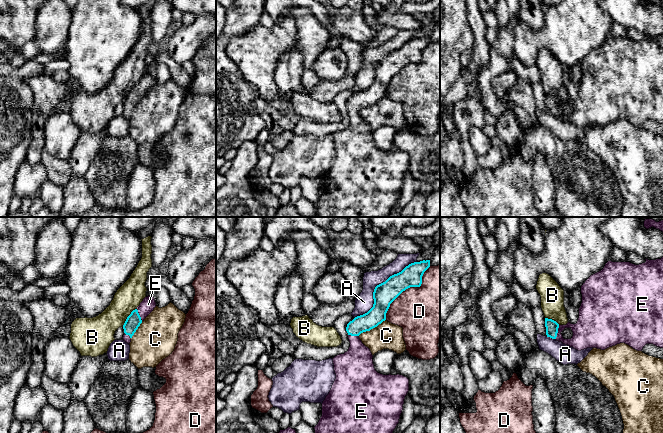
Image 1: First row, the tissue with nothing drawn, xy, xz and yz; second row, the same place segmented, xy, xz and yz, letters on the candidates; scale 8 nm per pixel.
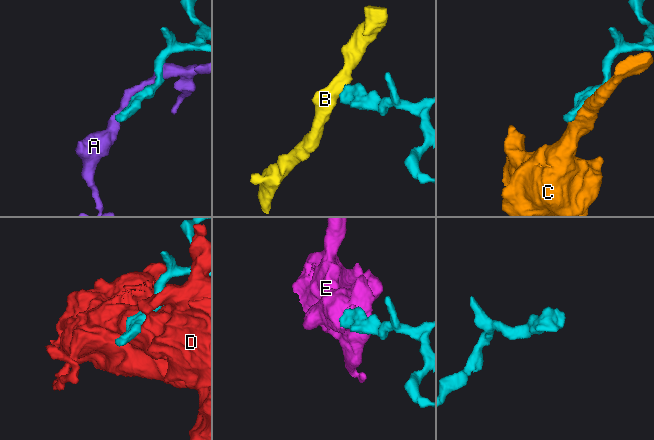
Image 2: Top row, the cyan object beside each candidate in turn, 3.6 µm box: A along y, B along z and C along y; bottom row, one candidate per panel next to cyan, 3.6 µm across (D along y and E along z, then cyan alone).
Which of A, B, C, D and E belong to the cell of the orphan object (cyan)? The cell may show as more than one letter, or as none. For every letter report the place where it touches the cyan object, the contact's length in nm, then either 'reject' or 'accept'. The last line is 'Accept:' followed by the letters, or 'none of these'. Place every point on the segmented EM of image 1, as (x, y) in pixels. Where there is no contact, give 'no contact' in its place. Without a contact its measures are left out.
A: xz (377, 285) | 700 nm | reject
B: xy (127, 317) | 190 nm | reject
C: xz (371, 328) | 260 nm | reject
D: xz (407, 288) | 550 nm | reject
E: yz (557, 332) | 120 nm | accept
Accept: E

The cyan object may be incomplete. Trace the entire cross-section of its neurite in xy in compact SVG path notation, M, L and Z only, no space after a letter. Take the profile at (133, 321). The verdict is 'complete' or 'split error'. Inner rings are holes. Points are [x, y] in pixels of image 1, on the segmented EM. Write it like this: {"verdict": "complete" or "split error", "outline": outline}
{"verdict": "split error", "outline": "M148 296L143 299L140 305L131 312L127 317L123 329L124 335L123 340L130 344L131 338L144 321L144 319L154 310L156 307L156 302L153 296Z"}

